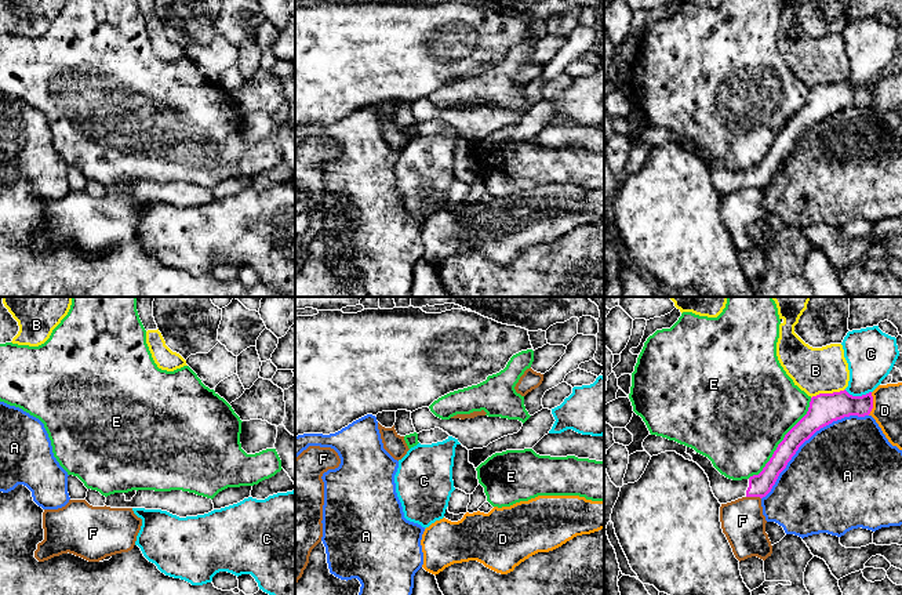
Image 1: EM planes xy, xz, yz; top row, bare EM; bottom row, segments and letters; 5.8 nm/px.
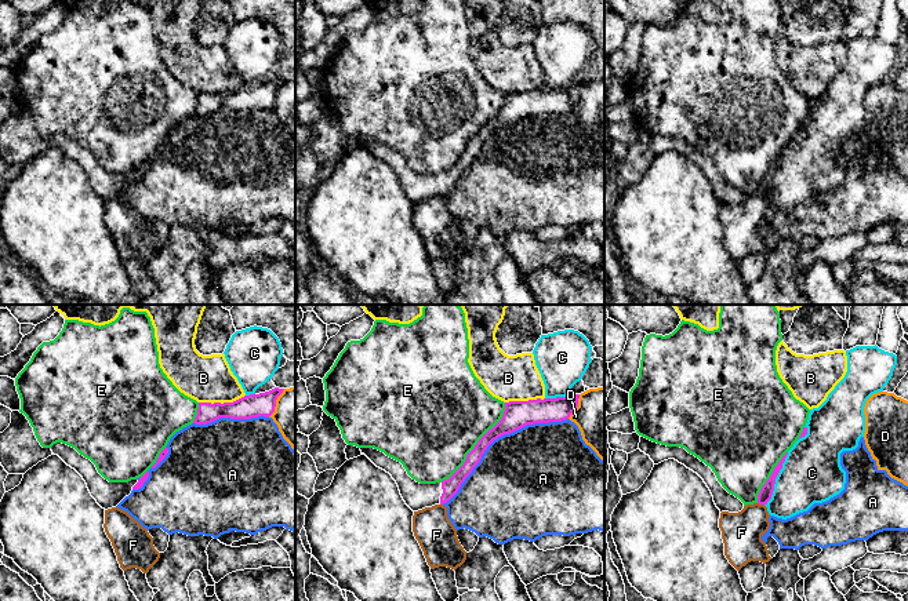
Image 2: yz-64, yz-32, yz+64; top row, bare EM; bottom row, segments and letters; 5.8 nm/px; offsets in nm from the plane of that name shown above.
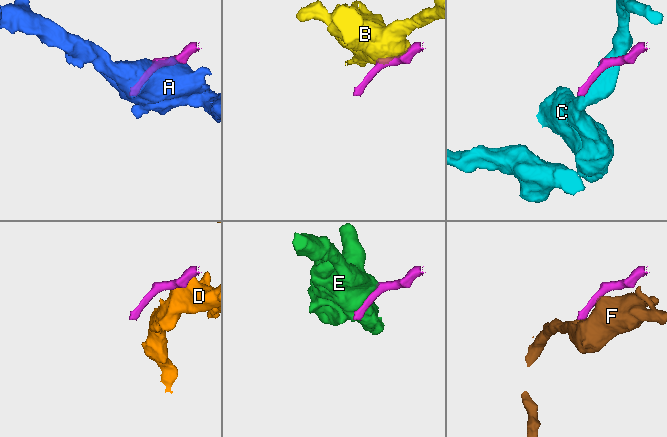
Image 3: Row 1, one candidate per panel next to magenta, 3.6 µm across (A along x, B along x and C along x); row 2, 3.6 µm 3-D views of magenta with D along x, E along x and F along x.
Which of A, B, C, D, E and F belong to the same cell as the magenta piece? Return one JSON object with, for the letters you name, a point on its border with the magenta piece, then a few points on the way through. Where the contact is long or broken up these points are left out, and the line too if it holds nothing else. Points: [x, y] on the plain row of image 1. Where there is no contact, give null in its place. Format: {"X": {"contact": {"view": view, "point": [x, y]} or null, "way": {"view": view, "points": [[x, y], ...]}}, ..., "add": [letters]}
{"add": []}

